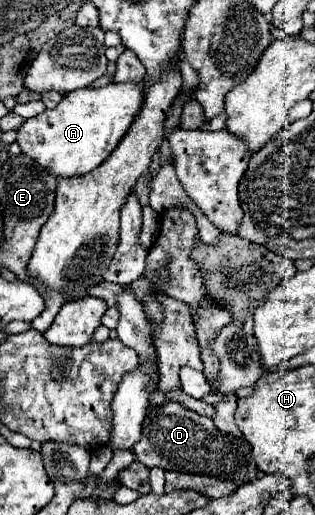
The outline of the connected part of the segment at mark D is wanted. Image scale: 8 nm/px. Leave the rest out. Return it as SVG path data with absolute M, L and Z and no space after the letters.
M164 403L148 409L144 419L140 443L134 447L134 455L146 467L160 467L164 471L204 473L222 479L232 479L236 485L244 485L258 477L252 449L246 441L232 435L224 435L216 429L210 417L196 415L180 407L178 403Z

